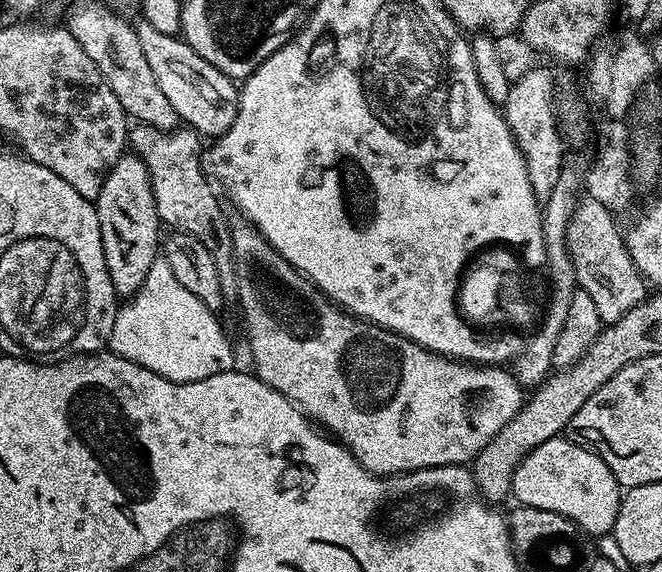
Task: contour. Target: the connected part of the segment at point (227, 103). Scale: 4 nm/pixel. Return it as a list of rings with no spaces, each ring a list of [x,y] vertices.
[[[143,18],[135,21],[146,62],[162,89],[162,94],[170,101],[181,121],[206,138],[215,138],[225,133],[237,116],[239,89],[235,81],[222,74],[216,66],[210,65],[181,37],[164,35]]]

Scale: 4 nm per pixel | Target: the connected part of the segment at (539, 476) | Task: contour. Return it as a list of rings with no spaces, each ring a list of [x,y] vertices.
[[[558,435],[552,440],[542,442],[534,450],[530,450],[526,458],[522,458],[522,462],[516,467],[516,473],[512,475],[511,495],[517,496],[520,499],[517,501],[525,508],[562,514],[567,520],[573,520],[581,533],[589,532],[592,536],[607,537],[613,531],[615,519],[618,518],[622,489],[616,475],[612,473],[610,466],[606,466],[606,462],[598,453],[571,438]]]

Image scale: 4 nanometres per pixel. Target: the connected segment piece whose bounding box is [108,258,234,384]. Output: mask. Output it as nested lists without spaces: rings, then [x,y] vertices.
[[[157,258],[139,290],[116,309],[108,348],[115,354],[166,378],[170,382],[198,382],[210,374],[233,371],[232,344],[212,312],[170,270],[170,262]]]

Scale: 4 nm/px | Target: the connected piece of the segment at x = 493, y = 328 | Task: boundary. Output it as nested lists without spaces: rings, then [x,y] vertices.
[[[508,243],[502,245],[488,245],[475,254],[468,253],[458,261],[458,312],[456,316],[462,320],[462,325],[468,330],[474,330],[478,340],[484,341],[488,349],[493,349],[502,343],[504,334],[516,336],[516,324],[502,320],[502,278],[498,276],[510,264]]]

